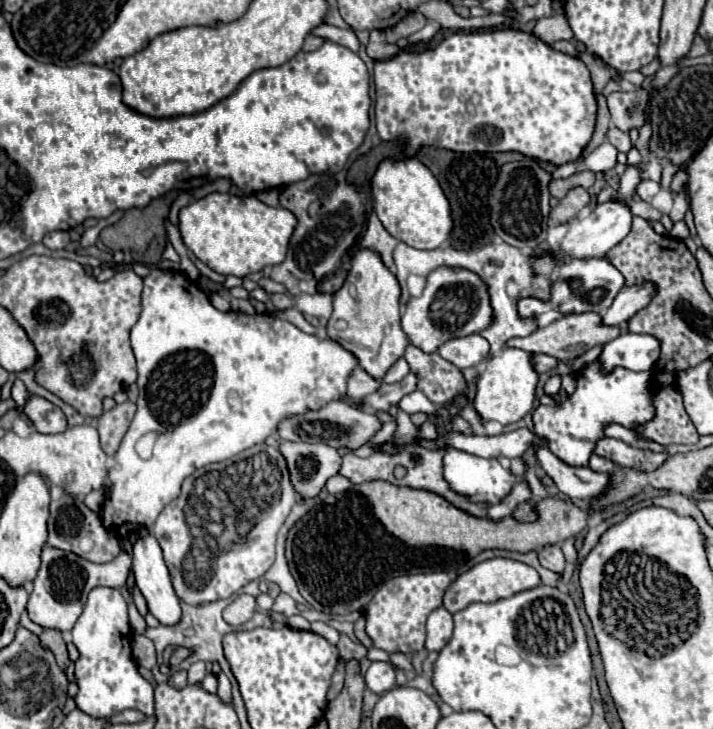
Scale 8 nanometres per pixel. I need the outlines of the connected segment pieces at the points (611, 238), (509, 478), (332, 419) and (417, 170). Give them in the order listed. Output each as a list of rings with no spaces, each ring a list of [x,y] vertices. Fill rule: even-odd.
[[[607,202],[601,204],[597,208],[591,210],[591,214],[583,220],[571,222],[569,234],[565,236],[565,240],[557,246],[549,246],[549,244],[539,244],[533,254],[541,254],[541,252],[557,252],[559,258],[565,258],[569,252],[575,258],[591,258],[591,256],[605,256],[615,244],[619,244],[631,230],[631,212],[627,206],[623,206],[623,202]]]
[[[445,450],[445,480],[451,484],[453,490],[467,494],[471,500],[475,502],[489,502],[489,504],[497,504],[515,484],[515,476],[511,474],[511,470],[505,470],[499,460],[491,458],[477,458],[459,450]]]
[[[333,400],[333,402],[327,402],[319,410],[309,410],[305,414],[295,414],[295,416],[281,420],[277,426],[277,434],[283,440],[291,440],[291,442],[319,442],[319,444],[329,444],[333,448],[339,448],[339,446],[359,448],[373,438],[379,426],[381,422],[377,420],[377,416],[357,410],[341,400]]]
[[[401,156],[397,160],[381,160],[371,176],[371,196],[385,230],[407,246],[433,250],[449,238],[449,230],[453,226],[449,218],[449,202],[445,194],[441,194],[441,186],[437,186],[433,174],[429,174],[429,168],[417,158]]]

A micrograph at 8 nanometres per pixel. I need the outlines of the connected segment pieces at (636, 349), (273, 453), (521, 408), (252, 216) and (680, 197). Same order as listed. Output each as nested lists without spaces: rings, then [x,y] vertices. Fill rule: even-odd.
[[[621,334],[615,340],[603,344],[597,358],[603,374],[611,374],[615,368],[627,368],[633,372],[651,370],[659,354],[659,342],[649,334]]]
[[[257,444],[225,462],[209,464],[183,482],[181,496],[159,514],[153,536],[157,538],[171,574],[173,590],[185,604],[201,606],[221,598],[231,598],[251,580],[261,578],[275,560],[275,536],[283,520],[297,502],[285,456],[279,448]]]
[[[509,348],[503,350],[501,356],[495,356],[485,362],[485,368],[477,378],[477,392],[471,406],[477,412],[481,424],[497,420],[503,426],[507,426],[521,420],[525,414],[533,410],[535,386],[537,386],[537,374],[531,366],[531,354]]]
[[[219,192],[191,202],[179,212],[179,230],[185,246],[215,272],[241,278],[259,272],[269,264],[279,264],[285,258],[295,224],[295,216],[281,206],[267,206],[255,196],[237,198]]]
[[[679,192],[679,194],[675,196],[675,200],[673,200],[673,208],[671,208],[671,212],[669,212],[671,222],[679,222],[679,220],[683,220],[687,208],[689,208],[689,198],[687,198],[685,192]]]

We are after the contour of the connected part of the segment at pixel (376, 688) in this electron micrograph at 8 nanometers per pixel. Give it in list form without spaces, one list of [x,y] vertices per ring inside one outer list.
[[[373,662],[365,674],[365,684],[373,694],[385,694],[395,686],[395,670],[387,662]]]

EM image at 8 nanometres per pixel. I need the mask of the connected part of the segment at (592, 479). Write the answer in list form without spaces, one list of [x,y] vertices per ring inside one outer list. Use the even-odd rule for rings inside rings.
[[[545,446],[535,448],[535,458],[539,468],[545,470],[555,486],[571,500],[593,502],[607,488],[609,474],[597,474],[587,466],[569,466]]]

